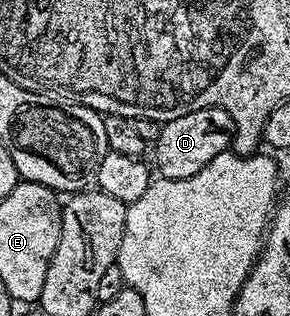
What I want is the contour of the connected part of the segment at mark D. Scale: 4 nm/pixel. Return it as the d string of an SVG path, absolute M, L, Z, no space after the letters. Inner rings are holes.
M202 108L181 114L181 118L173 118L162 125L160 136L153 143L154 167L157 172L159 167L158 175L165 180L193 178L193 174L197 174L197 170L205 170L217 154L232 147L234 134L233 118L229 118L229 114L220 108Z

